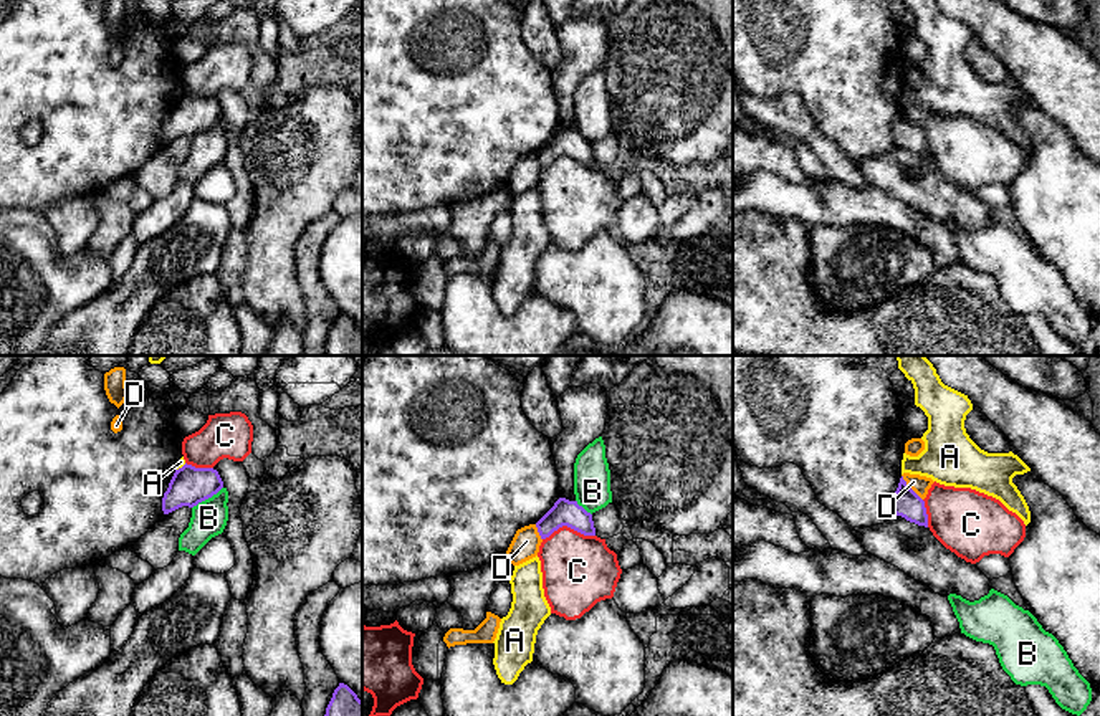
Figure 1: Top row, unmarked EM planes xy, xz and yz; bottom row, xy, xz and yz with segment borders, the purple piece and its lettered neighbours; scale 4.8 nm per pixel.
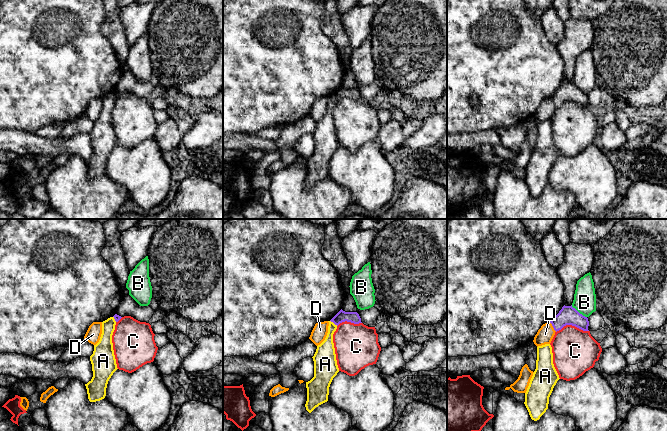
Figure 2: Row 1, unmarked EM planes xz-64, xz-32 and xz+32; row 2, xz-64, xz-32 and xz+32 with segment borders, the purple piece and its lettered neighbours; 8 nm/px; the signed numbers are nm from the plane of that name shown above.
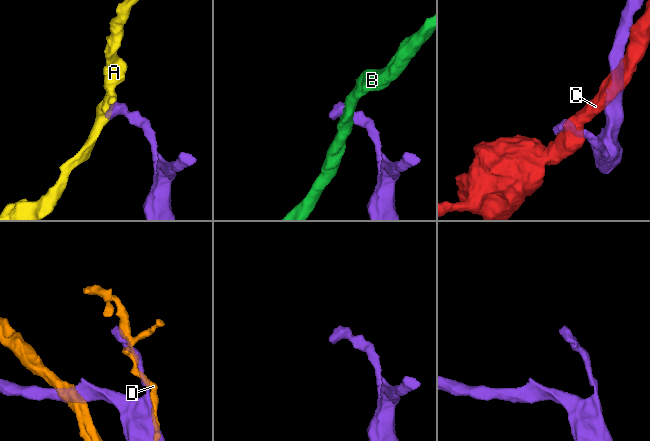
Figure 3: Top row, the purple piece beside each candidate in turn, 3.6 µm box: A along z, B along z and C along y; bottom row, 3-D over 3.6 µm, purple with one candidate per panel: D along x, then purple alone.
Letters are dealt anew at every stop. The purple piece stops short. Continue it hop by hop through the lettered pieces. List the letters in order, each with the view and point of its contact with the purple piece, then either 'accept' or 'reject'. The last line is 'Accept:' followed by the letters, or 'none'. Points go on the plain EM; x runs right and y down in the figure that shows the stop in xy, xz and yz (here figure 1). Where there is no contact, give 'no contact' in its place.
A: xy (182, 96) | reject
B: xy (207, 128) | reject
C: xz (568, 156) | reject
D: yz (910, 118) | reject
Accept: none

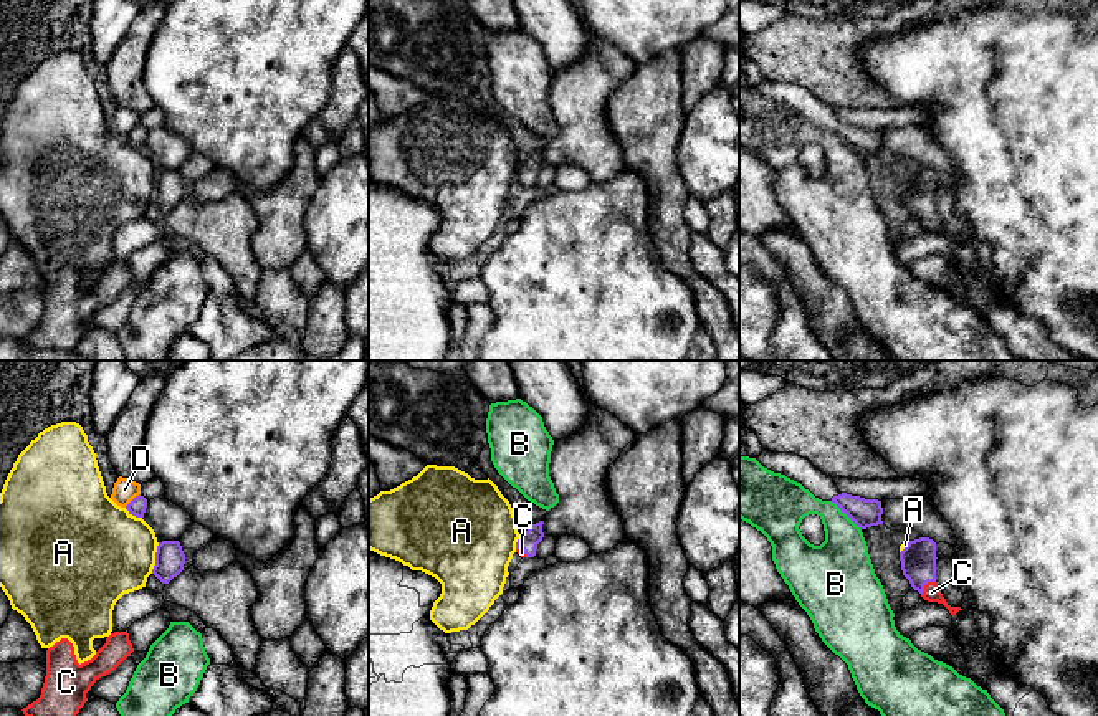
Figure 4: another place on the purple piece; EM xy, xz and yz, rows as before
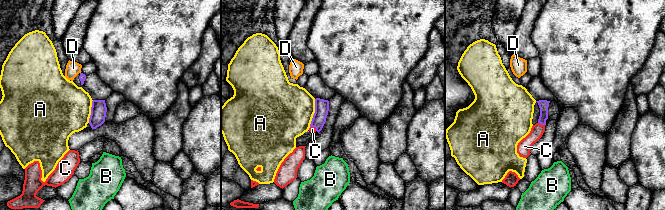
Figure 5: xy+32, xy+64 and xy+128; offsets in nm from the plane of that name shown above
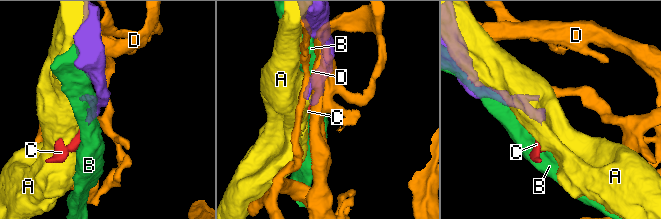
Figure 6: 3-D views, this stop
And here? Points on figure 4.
A: xy (156, 187) | reject
B: yz (845, 143) | reject
C: yz (925, 214) | accept
D: xy (133, 129) | reject
Accept: C

